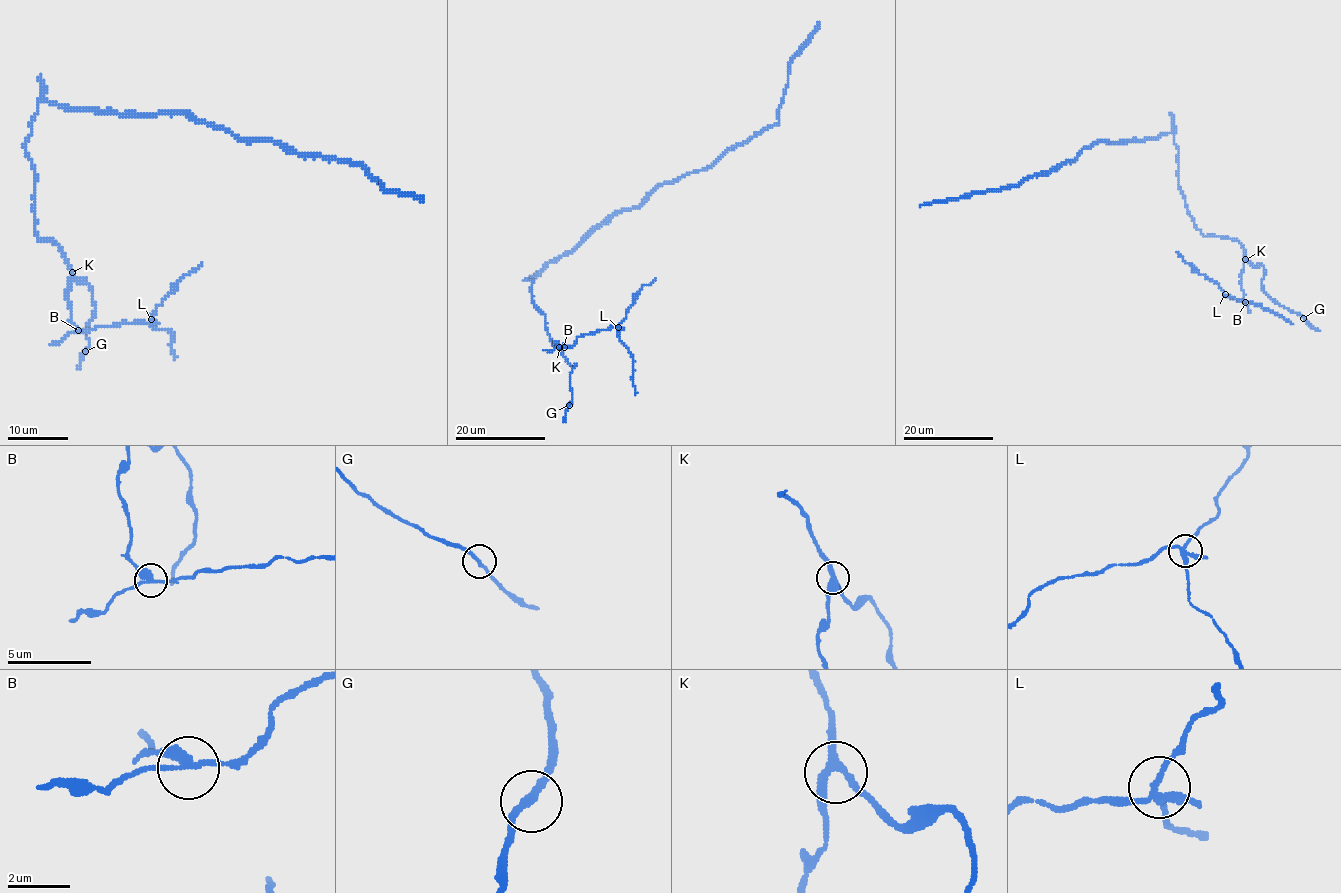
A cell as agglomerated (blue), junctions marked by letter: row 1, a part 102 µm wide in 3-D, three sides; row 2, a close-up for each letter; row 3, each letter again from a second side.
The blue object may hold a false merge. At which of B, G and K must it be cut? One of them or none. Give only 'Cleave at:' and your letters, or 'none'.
Cleave at: B

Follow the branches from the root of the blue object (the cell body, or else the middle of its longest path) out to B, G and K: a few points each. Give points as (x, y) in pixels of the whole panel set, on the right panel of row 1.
B: (1161, 136), (1175, 130), (1178, 185), (1195, 225), (1203, 236), (1227, 237), (1242, 245), (1241, 285), (1245, 302)
G: (1161, 136), (1175, 130), (1178, 185), (1195, 225), (1238, 241), (1264, 268), (1263, 291), (1303, 318)
K: (1161, 136), (1175, 130), (1178, 185), (1195, 225), (1203, 236), (1227, 237), (1238, 241), (1245, 259)

